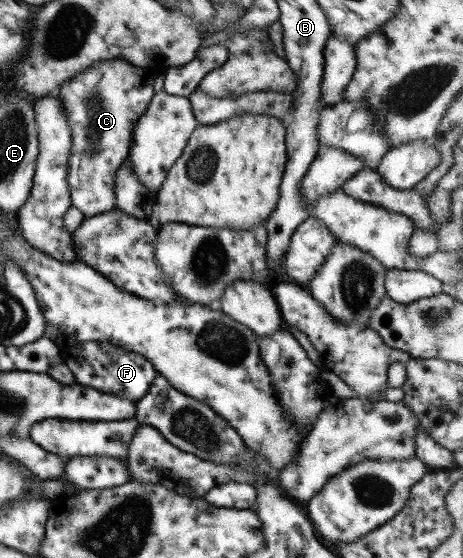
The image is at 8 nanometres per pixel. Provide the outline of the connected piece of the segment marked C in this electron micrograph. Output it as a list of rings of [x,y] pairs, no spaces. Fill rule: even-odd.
[[[108,59],[87,67],[57,90],[61,110],[71,129],[71,148],[65,177],[70,194],[70,206],[79,210],[84,218],[106,213],[114,208],[116,170],[128,156],[132,128],[149,105],[153,96],[153,82],[158,74],[159,66],[135,67],[123,59]]]

